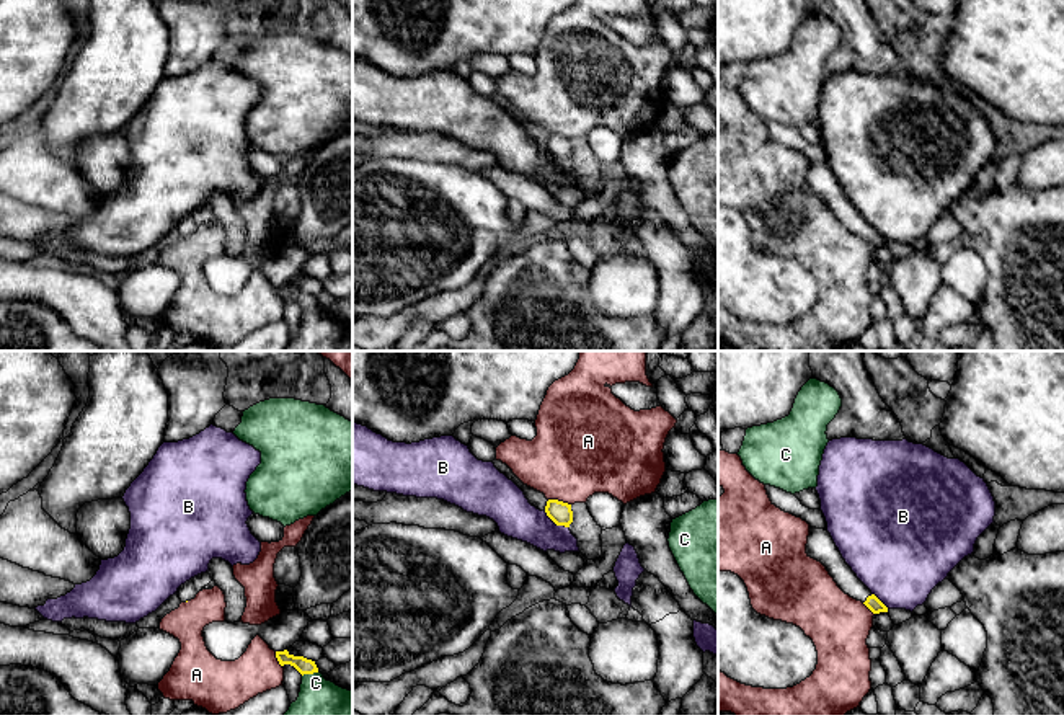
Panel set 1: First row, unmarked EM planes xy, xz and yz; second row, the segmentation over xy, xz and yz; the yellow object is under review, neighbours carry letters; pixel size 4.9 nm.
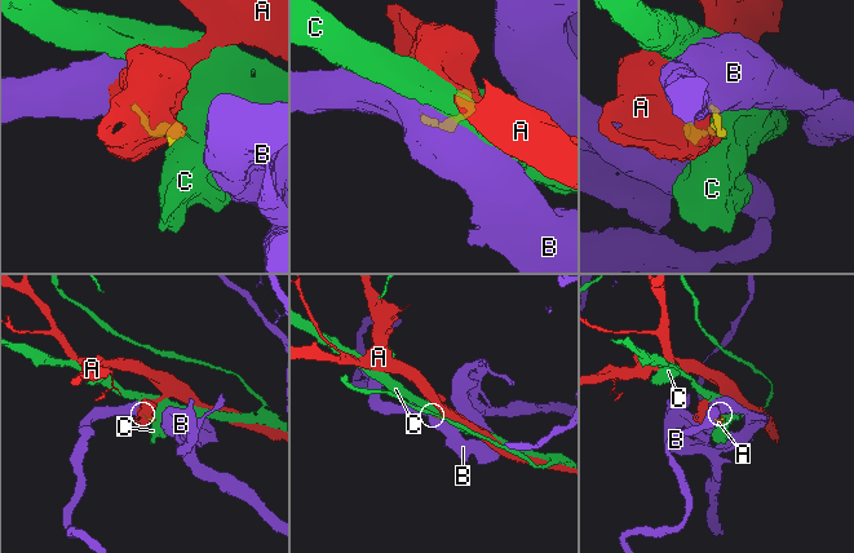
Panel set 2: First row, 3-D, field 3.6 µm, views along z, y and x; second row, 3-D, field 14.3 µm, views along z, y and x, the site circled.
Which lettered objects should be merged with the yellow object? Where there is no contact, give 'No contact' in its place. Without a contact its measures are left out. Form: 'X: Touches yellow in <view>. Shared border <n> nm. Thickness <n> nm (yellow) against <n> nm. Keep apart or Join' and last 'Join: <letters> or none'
A: Touches yellow in xz. Shared border 120 nm. Thickness 110 nm (yellow) against 420 nm. Keep apart
B: Touches yellow in xz. Shared border 150 nm. Thickness 110 nm (yellow) against 200 nm. Keep apart
C: Touches yellow in xy. Shared border 80 nm. Thickness 80 nm (yellow) against 320 nm. Keep apart
Join: none

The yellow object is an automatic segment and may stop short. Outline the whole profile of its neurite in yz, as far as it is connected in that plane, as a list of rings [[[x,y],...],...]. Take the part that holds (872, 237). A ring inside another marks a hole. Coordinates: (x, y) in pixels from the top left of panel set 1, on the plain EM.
[[[809,162],[806,188],[826,201],[829,209],[845,229],[862,235],[873,248],[888,246],[888,242],[857,212],[852,202],[845,198],[827,165]]]

